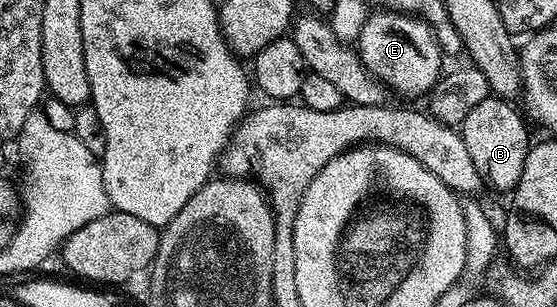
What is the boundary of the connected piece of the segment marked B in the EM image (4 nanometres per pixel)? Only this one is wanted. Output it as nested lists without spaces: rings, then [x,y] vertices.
[[[491,97],[474,106],[472,113],[468,113],[460,124],[462,140],[464,145],[468,145],[472,165],[476,165],[482,175],[483,184],[506,193],[513,192],[514,186],[520,181],[520,173],[524,173],[524,157],[528,157],[532,146],[532,138],[526,132],[527,120],[523,112],[518,112],[514,106],[513,102]]]

